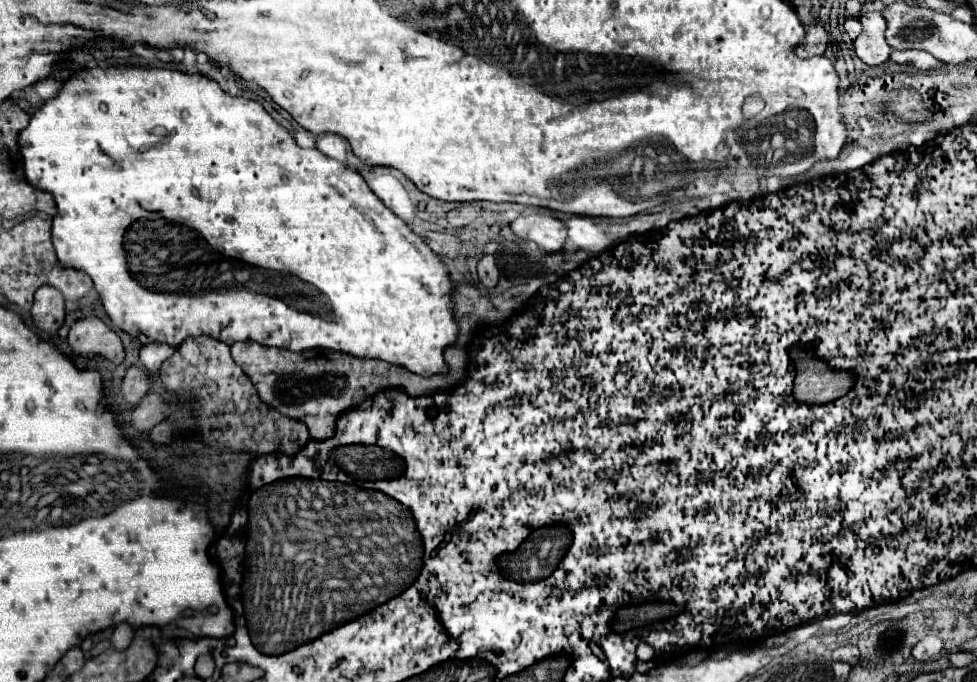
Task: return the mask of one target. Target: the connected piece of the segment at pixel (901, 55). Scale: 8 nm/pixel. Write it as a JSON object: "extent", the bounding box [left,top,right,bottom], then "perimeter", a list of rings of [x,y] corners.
{"extent":[891,50,945,70],"perimeter":[[[893,50],[891,60],[901,66],[911,66],[917,70],[935,70],[945,66],[941,60],[935,60],[931,54],[923,50]]]}

